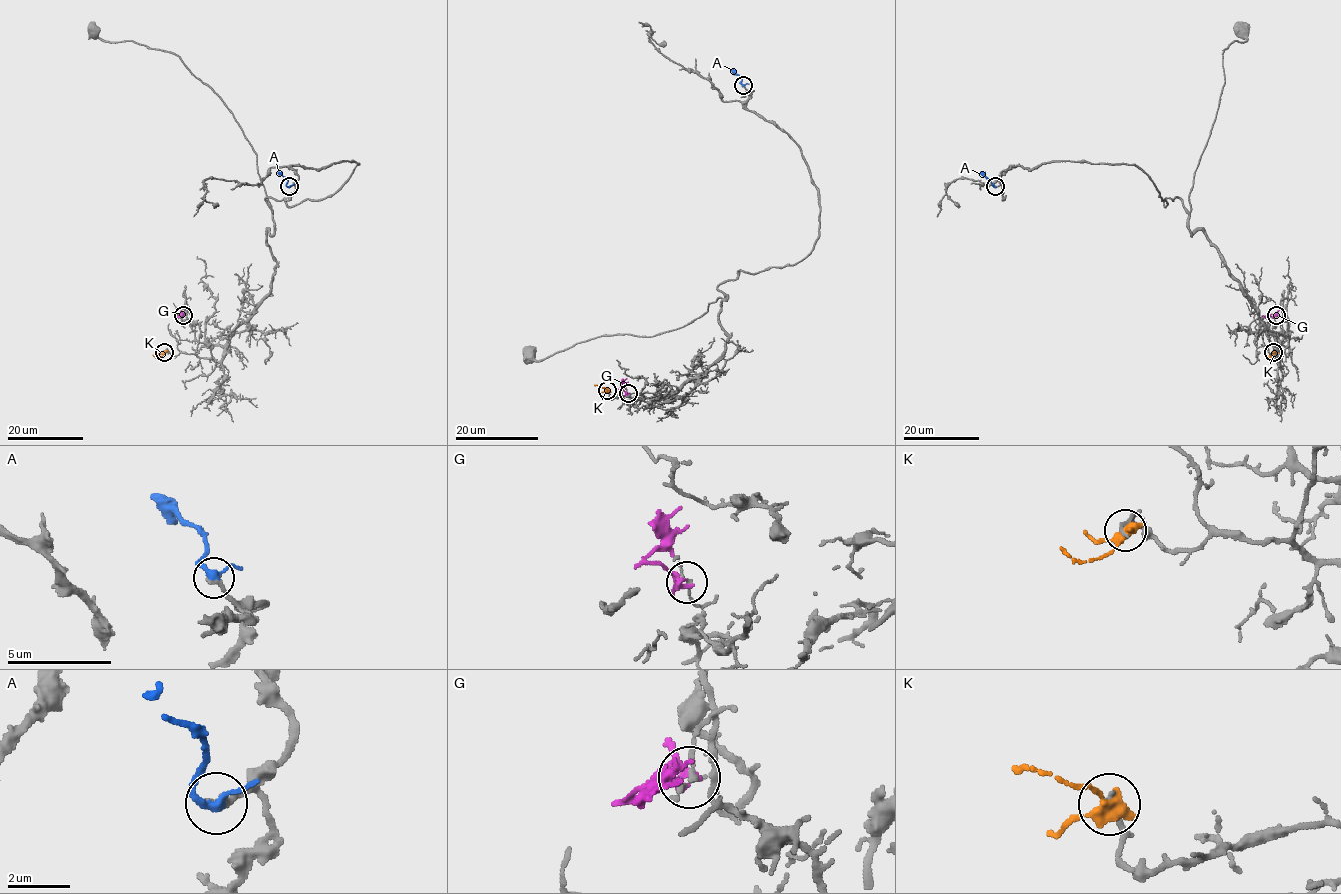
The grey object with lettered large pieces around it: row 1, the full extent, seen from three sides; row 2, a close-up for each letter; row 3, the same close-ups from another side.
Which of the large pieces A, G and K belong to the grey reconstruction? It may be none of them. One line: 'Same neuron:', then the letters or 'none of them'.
Same neuron: A

